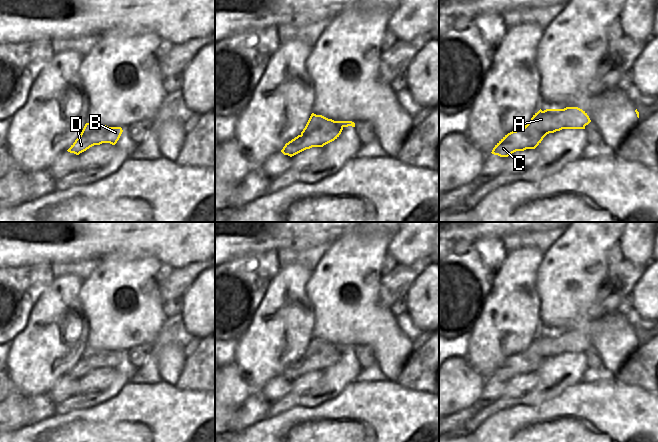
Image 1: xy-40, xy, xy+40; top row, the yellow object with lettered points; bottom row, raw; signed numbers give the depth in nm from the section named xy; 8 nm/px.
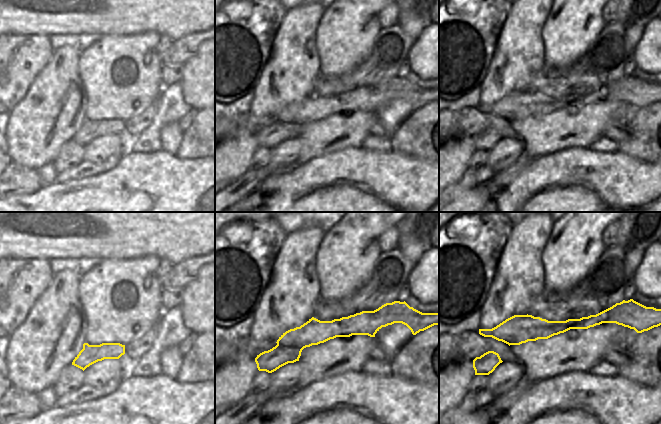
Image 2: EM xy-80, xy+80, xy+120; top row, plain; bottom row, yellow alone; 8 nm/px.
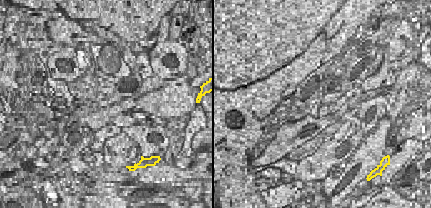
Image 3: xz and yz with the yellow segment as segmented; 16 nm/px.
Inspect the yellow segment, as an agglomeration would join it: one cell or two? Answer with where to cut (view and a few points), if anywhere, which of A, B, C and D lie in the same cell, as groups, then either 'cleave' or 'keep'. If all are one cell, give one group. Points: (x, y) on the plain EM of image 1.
cut in xy along (342, 350), (328, 349), (305, 360), (301, 359); A / B C D; cleave

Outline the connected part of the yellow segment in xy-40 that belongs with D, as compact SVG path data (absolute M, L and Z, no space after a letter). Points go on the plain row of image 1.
M103 349L102 353L90 355L82 361L79 360L67 375L79 379L94 369L100 369L102 367L115 369L122 356L121 351L108 351Z

